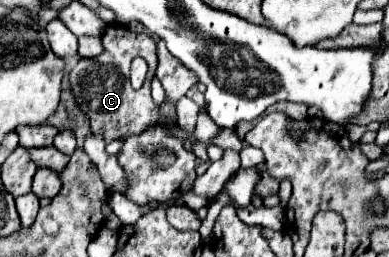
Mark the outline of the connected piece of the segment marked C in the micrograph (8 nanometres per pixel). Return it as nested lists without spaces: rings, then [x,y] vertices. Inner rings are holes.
[[[108,25],[106,33],[102,35],[104,53],[94,59],[80,59],[78,65],[70,73],[72,93],[82,109],[82,113],[88,117],[88,121],[94,121],[92,129],[102,129],[106,133],[106,143],[114,141],[116,137],[130,137],[140,135],[148,127],[154,125],[166,125],[168,119],[160,113],[160,109],[154,105],[150,97],[150,83],[156,71],[156,41],[146,33],[134,33],[124,25]],[[134,57],[144,57],[148,63],[148,75],[142,89],[134,91],[130,87],[130,61]]]

